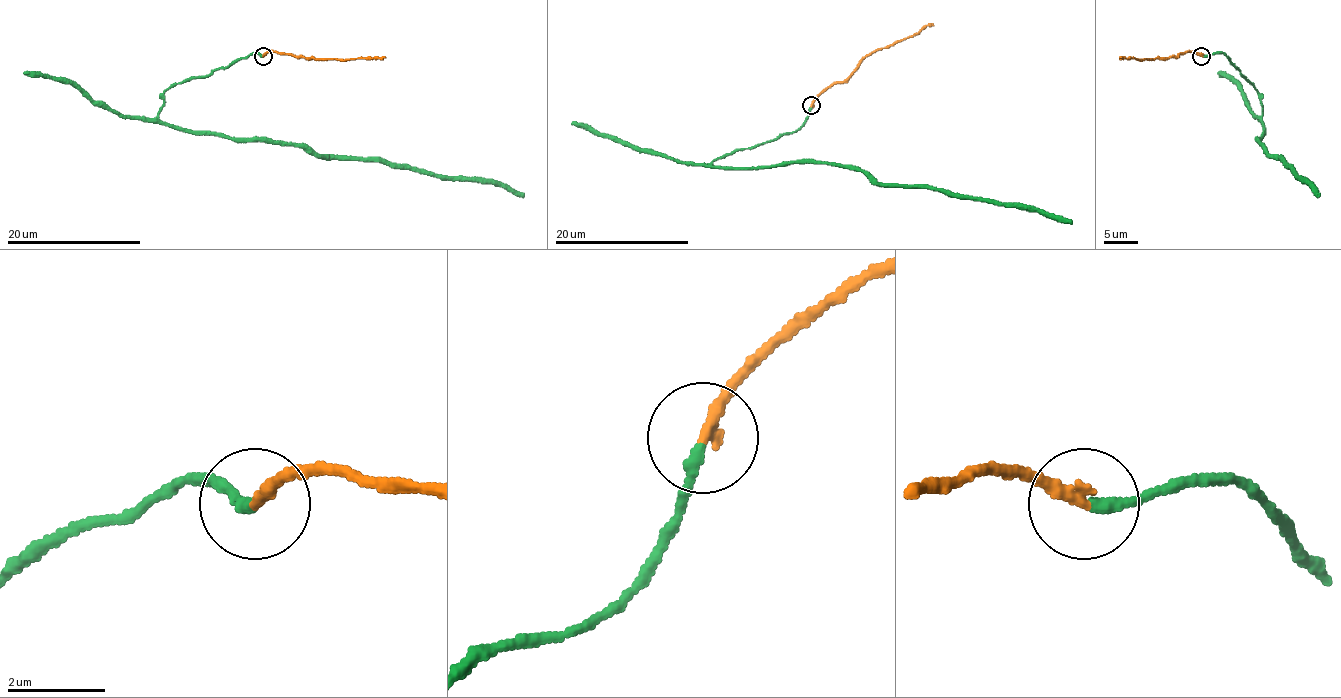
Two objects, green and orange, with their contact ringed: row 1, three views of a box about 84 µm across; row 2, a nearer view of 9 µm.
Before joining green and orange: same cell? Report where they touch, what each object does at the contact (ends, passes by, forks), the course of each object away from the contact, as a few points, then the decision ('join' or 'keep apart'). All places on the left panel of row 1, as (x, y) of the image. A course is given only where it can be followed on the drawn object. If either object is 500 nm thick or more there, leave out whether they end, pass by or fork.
(263, 56) | green ends | orange ends | green via (263, 55), (171, 85), (158, 117), (330, 157), (486, 179), (523, 198) | orange via (263, 55), (282, 52), (346, 60), (386, 57) | join

